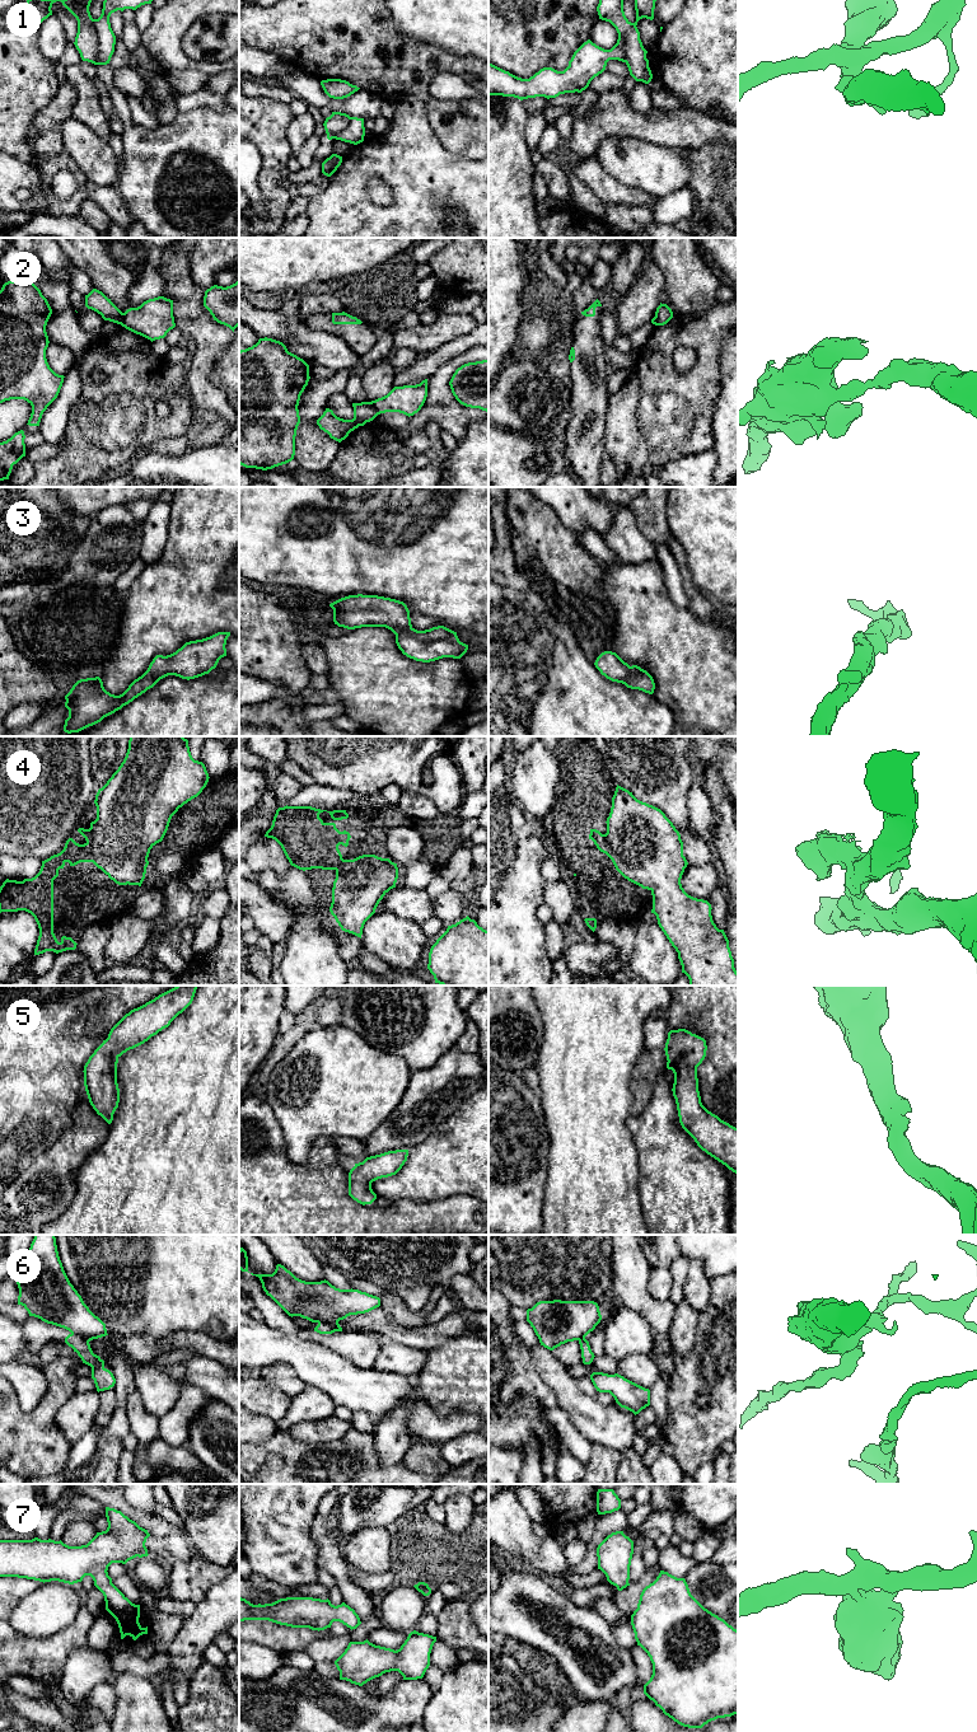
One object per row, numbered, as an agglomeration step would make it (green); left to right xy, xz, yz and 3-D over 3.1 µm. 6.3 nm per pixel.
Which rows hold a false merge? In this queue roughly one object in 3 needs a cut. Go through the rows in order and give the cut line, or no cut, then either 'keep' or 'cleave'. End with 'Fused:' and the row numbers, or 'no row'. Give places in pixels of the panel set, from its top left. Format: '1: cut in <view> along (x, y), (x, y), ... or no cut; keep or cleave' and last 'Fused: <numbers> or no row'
1: cut in xy along (92, 19), (97, 38), (96, 64); cleave
2: cut in xz along (369, 402), (379, 413); cleave
3: no cut; keep
4: no cut; keep
5: no cut; keep
6: cut in xz along (318, 1323), (326, 1323), (336, 1330); cleave
7: no cut; keep
Fused: 1, 2, 6

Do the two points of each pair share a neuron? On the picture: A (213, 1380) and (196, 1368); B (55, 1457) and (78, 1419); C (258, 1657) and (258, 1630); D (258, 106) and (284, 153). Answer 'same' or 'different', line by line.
A: same
B: different
C: different
D: same

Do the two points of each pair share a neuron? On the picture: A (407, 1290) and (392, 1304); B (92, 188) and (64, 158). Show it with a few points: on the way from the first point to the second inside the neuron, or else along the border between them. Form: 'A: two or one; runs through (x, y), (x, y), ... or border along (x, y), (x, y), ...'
A: two; border along (388, 1290), (415, 1310), (422, 1310), (429, 1304)
B: two; border along (88, 181), (87, 197)

